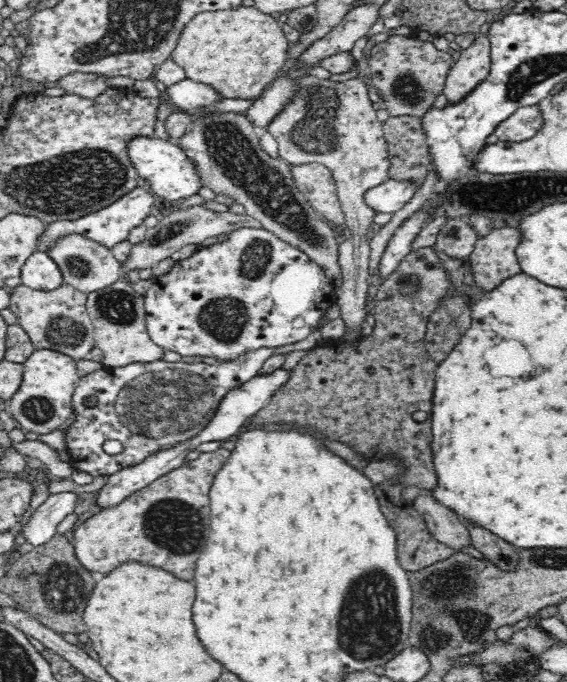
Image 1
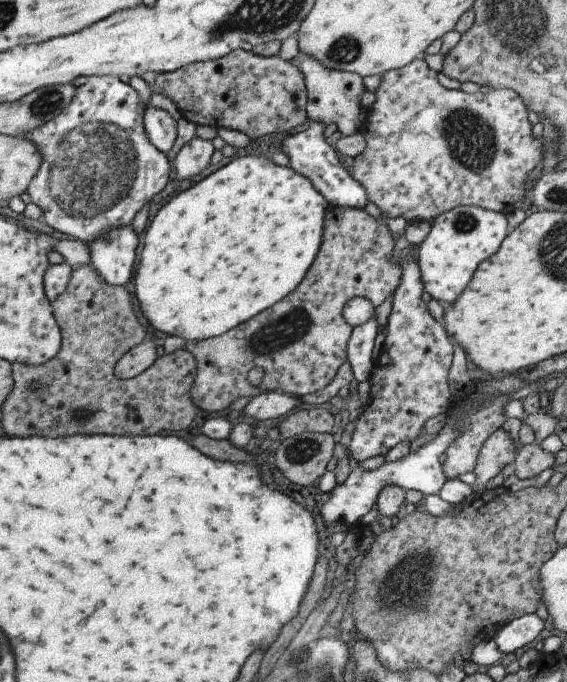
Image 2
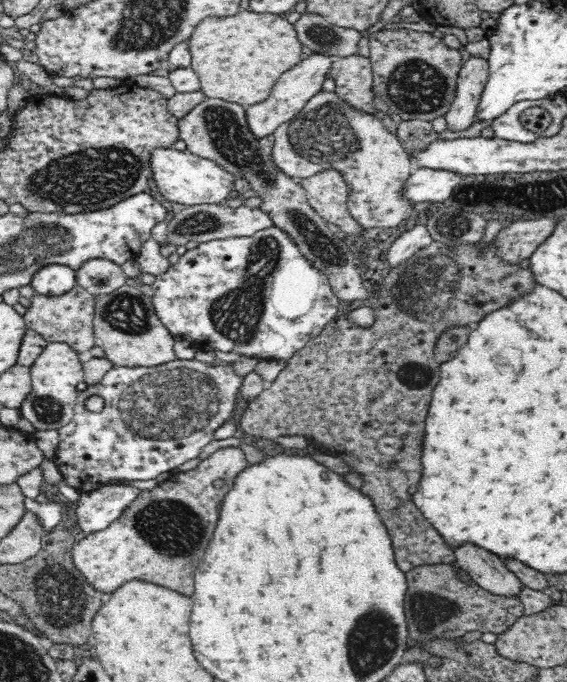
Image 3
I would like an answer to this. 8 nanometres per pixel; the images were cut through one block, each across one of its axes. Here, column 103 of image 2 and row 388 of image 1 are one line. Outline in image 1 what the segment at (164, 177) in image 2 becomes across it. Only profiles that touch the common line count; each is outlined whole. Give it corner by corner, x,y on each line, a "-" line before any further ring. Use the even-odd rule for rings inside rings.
260,347
244,352
242,356
232,361
223,361
215,365
206,363
165,362
160,359
152,362
131,362
121,367
107,367
91,372
81,377
74,391
72,406
75,408
76,420
67,428
67,448
72,453
69,461
72,468
84,470
94,476
99,474
114,474
127,466
141,463
146,456
164,450
172,444
186,440
198,434
214,416
219,402
225,394
254,378
264,362
276,352
274,347
-
86,400
95,400
91,405
-
108,439
120,440
124,451
117,456
108,456
103,450
103,444

